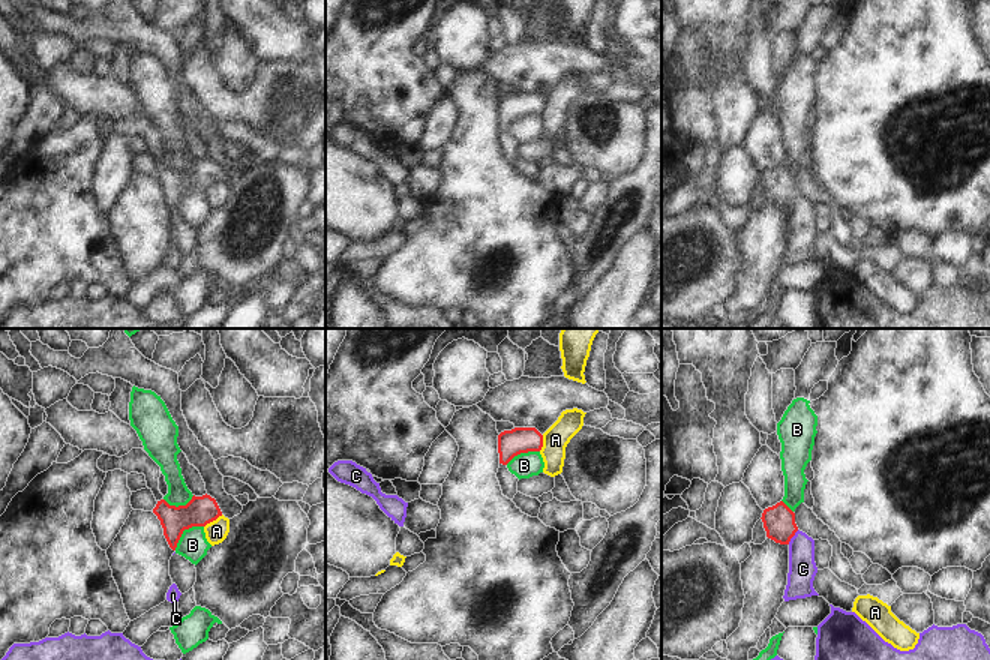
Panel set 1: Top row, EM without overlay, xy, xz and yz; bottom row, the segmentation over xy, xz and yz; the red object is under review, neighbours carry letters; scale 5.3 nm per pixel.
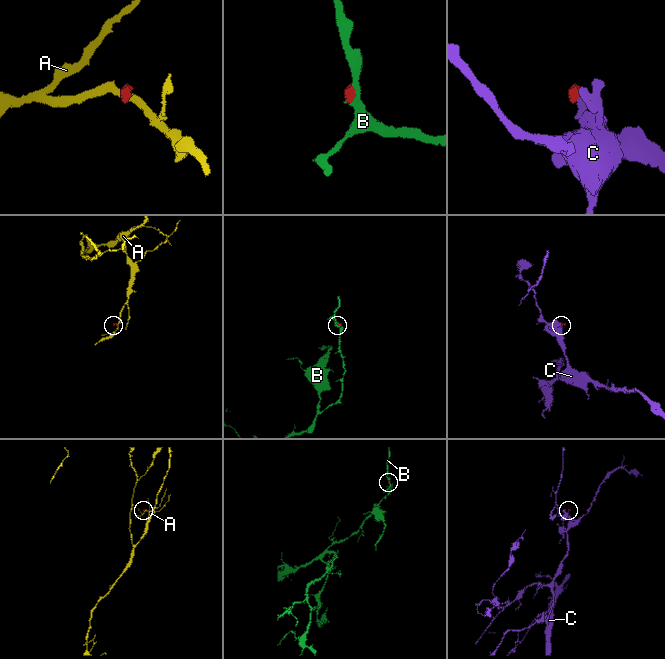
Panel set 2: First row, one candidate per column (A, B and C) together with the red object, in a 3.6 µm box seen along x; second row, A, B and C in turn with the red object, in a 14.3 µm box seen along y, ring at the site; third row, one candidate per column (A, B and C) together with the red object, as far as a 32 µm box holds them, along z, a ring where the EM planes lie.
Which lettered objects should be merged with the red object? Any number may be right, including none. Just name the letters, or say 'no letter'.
C

